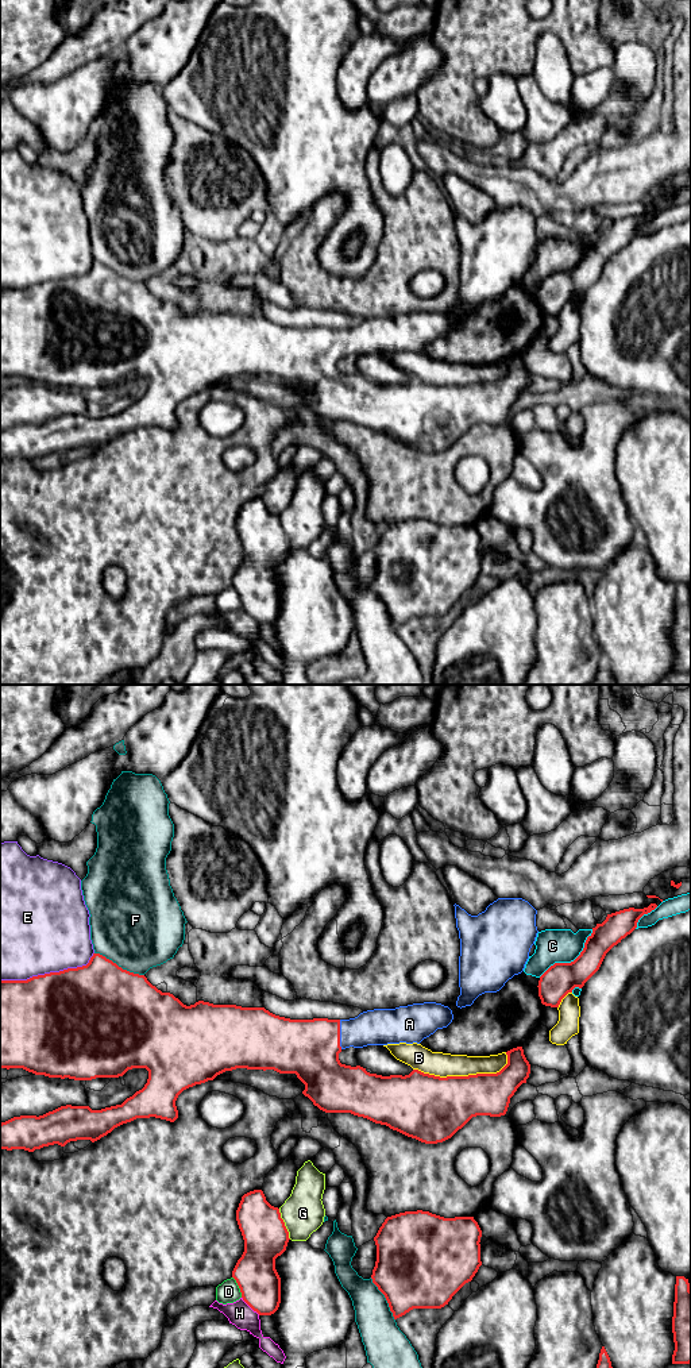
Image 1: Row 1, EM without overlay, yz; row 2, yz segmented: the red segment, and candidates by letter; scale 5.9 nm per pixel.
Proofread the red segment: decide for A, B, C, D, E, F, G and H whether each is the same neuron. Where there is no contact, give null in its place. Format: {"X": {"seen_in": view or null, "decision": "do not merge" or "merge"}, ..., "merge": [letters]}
{"A": {"seen_in": "yz", "decision": "merge"}, "B": {"seen_in": "yz", "decision": "do not merge"}, "C": {"seen_in": "yz", "decision": "do not merge"}, "D": {"seen_in": "yz", "decision": "do not merge"}, "E": {"seen_in": "yz", "decision": "do not merge"}, "F": {"seen_in": "yz", "decision": "do not merge"}, "G": {"seen_in": "yz", "decision": "do not merge"}, "H": {"seen_in": "yz", "decision": "do not merge"}, "merge": ["A"]}

